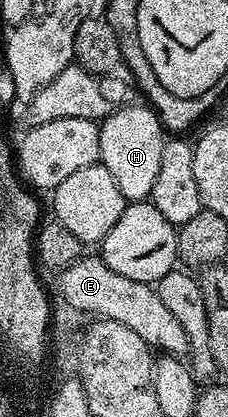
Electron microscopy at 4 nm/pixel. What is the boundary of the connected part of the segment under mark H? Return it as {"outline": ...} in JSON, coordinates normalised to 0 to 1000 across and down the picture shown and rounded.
{"outline":[[[636,247],[566,249],[526,254],[443,290],[430,309],[439,391],[474,408],[474,417],[491,417],[491,427],[509,427],[509,446],[526,446],[526,465],[544,465],[557,484],[623,484],[654,472],[667,446],[684,446],[702,369],[719,362],[732,329],[671,259]]]}

